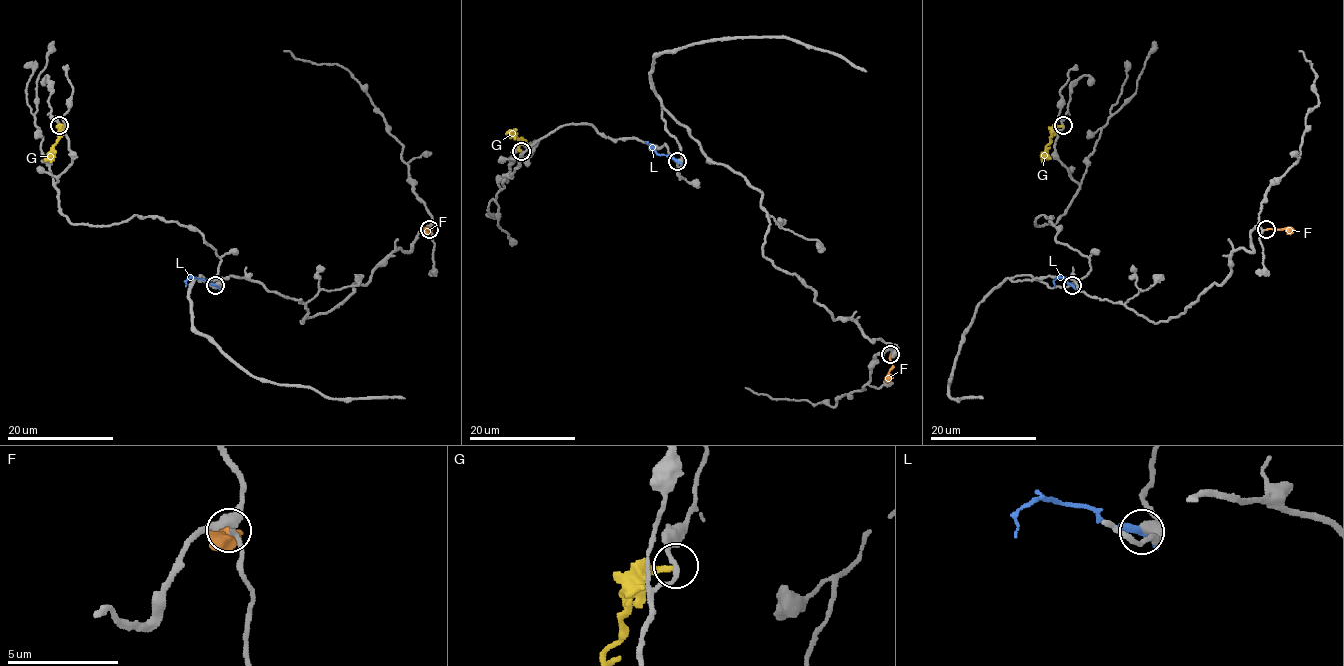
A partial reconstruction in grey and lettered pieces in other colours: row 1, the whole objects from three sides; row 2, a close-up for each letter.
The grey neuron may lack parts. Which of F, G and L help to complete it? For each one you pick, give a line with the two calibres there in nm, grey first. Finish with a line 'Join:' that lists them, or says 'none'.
F: calibres 150 and 160 nm
Join: F

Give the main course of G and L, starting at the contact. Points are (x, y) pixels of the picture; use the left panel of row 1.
G: (59, 126), (57, 142), (44, 160)
L: (215, 285), (188, 278), (186, 286)

